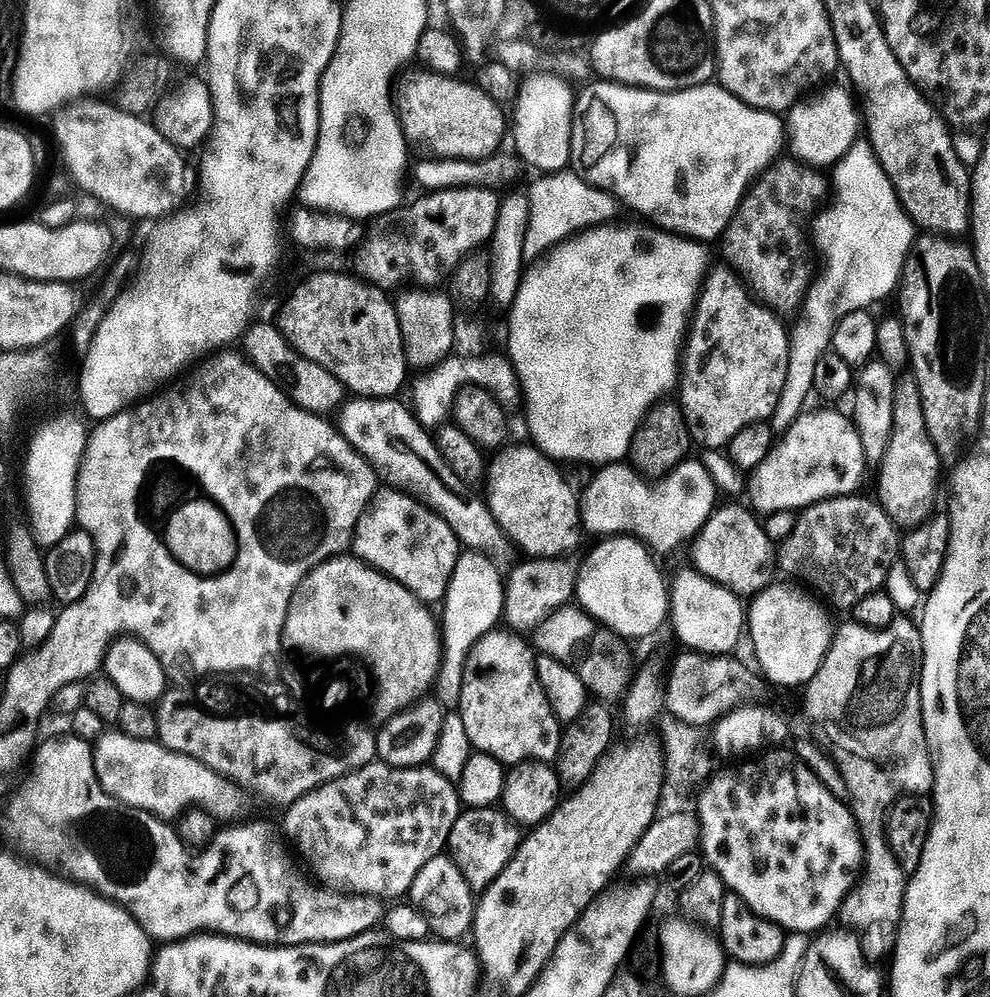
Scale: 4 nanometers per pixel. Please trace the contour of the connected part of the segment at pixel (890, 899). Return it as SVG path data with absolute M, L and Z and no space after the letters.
M860 828L860 834L864 837L864 852L866 855L866 873L853 889L848 899L844 901L844 907L840 909L839 919L845 920L845 925L850 926L860 938L860 945L868 963L876 966L879 960L884 960L896 951L896 940L900 936L900 923L904 917L904 889L906 887L906 875L896 860L889 844L889 833L876 832L876 828Z

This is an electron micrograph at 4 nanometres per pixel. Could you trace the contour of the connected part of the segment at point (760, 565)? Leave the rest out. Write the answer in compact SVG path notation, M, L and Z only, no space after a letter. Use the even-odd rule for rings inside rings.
M717 507L693 545L695 569L741 598L754 598L772 585L776 571L776 546L763 523L747 508Z

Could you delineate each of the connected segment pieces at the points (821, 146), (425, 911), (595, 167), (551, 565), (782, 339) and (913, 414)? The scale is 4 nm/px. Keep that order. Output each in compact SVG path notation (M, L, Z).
M836 86L823 89L818 98L812 102L801 102L793 107L788 114L788 138L793 155L812 167L835 167L843 159L862 132L860 110L854 104L851 94L844 88Z
M441 854L426 862L426 866L412 883L410 903L424 916L431 935L441 941L460 942L465 939L463 936L467 932L469 935L473 931L477 897L466 882L466 878L462 878L462 872L447 855Z
M716 82L703 84L697 88L687 88L681 92L650 92L647 88L630 88L626 84L596 83L600 84L592 84L589 88L579 89L576 97L571 159L571 167L575 173L588 184L611 193L621 205L629 204L634 211L649 216L652 219L649 221L665 232L671 232L697 242L719 241L720 237L724 235L726 226L734 218L738 206L744 200L744 195L755 184L756 177L765 172L771 164L776 163L781 155L780 147L783 144L785 147L786 144L785 121L777 113L751 108L746 102L742 102Z
M535 557L511 569L513 572L509 573L506 580L504 600L505 621L511 629L518 632L533 631L550 613L569 605L575 599L580 572L585 563L570 561Z
M719 267L711 269L702 288L702 295L698 301L700 329L697 330L693 340L691 337L690 347L686 352L686 363L682 368L682 387L679 389L680 396L684 399L682 411L689 434L704 450L727 449L742 430L771 421L779 406L779 399L782 398L783 387L786 386L791 358L789 329L785 321L764 307L744 287L740 277L731 268Z
M901 379L896 390L894 402L894 434L888 447L888 453L883 464L879 465L880 472L880 497L878 503L884 513L895 522L901 530L915 530L923 528L937 511L936 495L940 492L940 471L942 465L936 447L932 444L930 434L926 430L926 414L922 410L922 398L916 388L915 379Z

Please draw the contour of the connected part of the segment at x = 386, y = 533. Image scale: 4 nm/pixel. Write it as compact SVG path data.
M388 486L377 491L362 514L351 551L357 560L397 580L425 604L436 606L448 593L462 555L462 545L456 532L450 530L439 514L431 512L426 505L405 492Z

